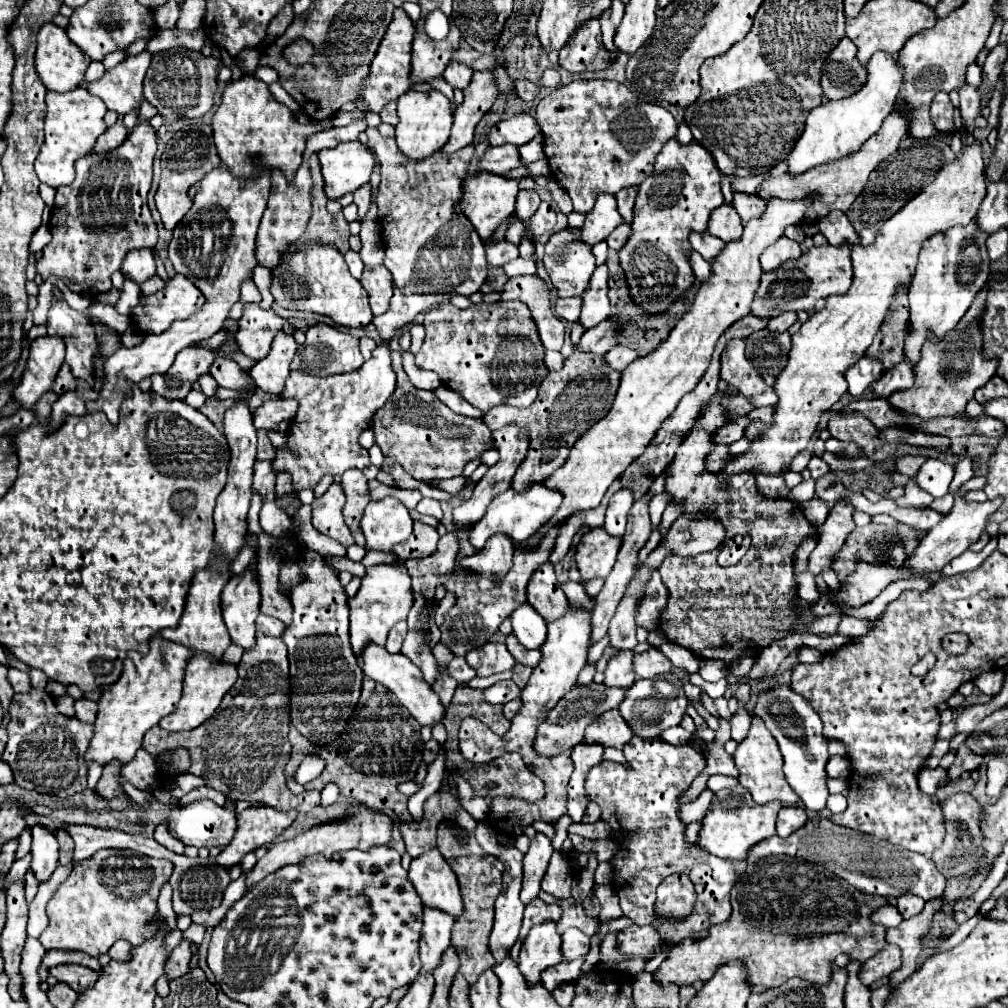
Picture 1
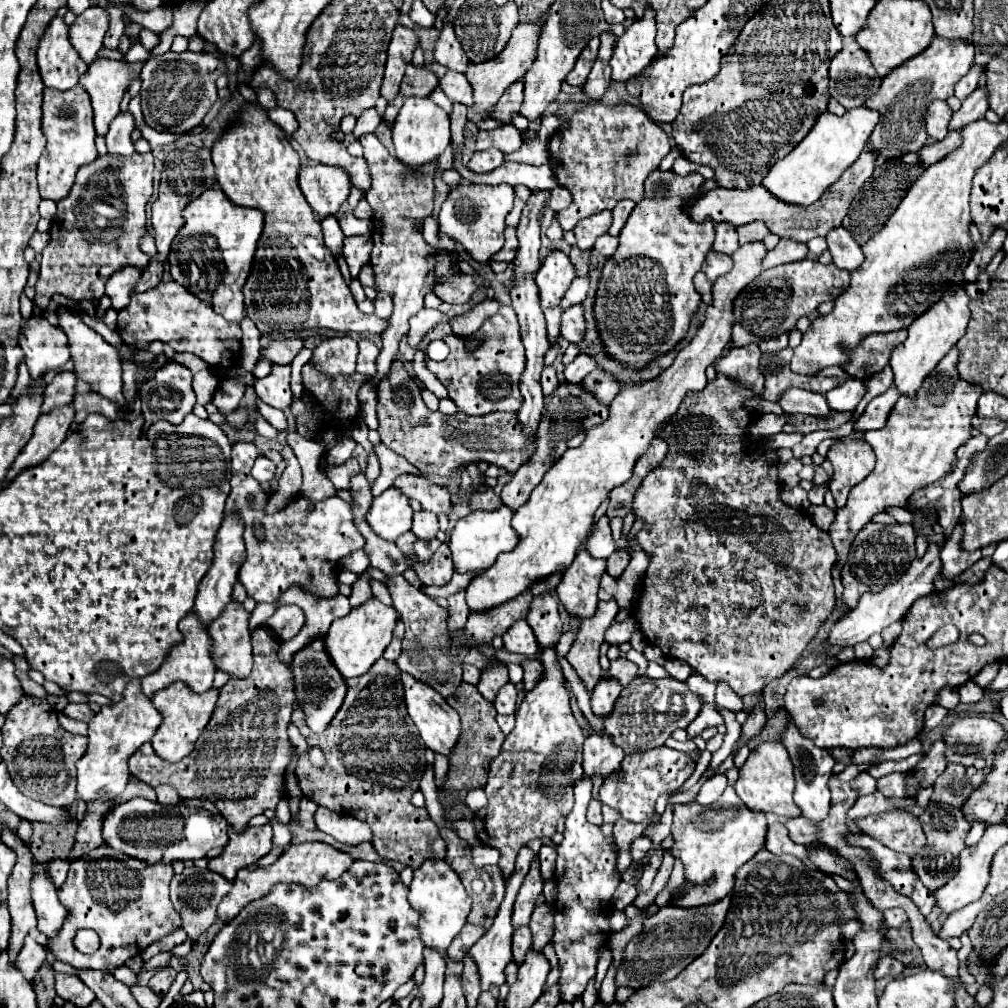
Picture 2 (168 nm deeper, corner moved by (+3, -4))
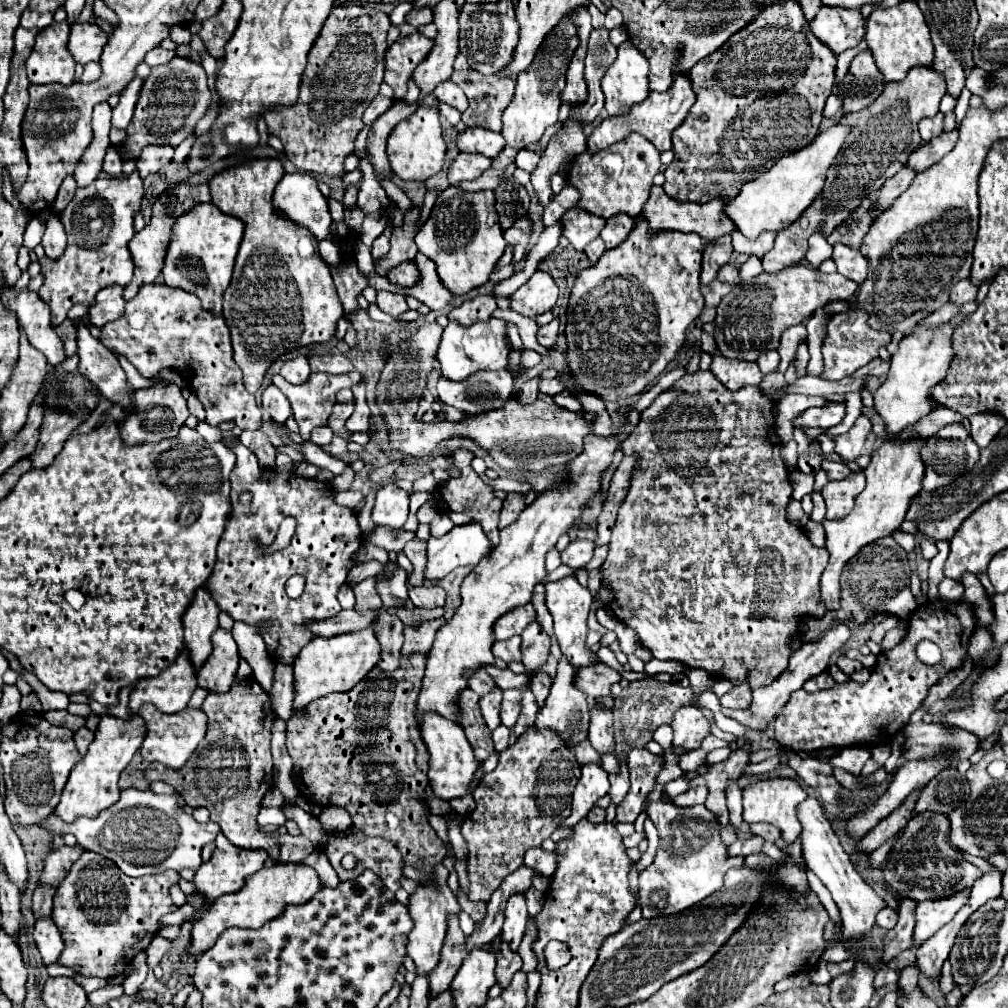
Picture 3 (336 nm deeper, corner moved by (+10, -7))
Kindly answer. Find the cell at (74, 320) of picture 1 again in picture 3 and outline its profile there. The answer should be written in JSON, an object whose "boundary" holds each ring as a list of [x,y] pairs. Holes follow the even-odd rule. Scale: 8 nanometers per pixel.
{"boundary":[[[80,323],[78,331],[78,373],[84,375],[102,397],[110,399],[124,409],[132,409],[132,387],[126,381],[126,375],[116,359],[116,355],[92,337],[88,327]]]}

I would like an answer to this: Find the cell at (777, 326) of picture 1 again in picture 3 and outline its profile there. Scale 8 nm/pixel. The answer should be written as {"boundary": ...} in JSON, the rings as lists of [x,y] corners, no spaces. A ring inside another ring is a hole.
{"boundary":[[[766,351],[766,353],[762,353],[762,355],[758,357],[758,363],[760,363],[762,373],[774,371],[774,369],[776,369],[776,365],[778,365],[778,361],[780,361],[780,357],[778,357],[778,353],[776,353],[776,351]]]}

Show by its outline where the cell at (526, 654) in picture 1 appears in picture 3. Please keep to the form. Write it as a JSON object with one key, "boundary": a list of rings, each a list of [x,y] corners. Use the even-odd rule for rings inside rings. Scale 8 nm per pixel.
{"boundary":[[[540,671],[540,673],[530,675],[530,689],[532,689],[532,693],[534,693],[534,697],[536,697],[536,701],[538,701],[540,707],[544,705],[546,697],[548,697],[550,685],[552,685],[552,679],[550,679],[548,673],[542,673]]]}

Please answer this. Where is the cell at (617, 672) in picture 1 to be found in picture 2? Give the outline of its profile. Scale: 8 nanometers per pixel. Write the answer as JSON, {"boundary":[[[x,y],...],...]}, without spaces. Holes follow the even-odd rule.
{"boundary":[[[603,678],[595,686],[595,690],[591,694],[591,708],[593,708],[593,712],[597,716],[603,716],[603,718],[605,718],[605,714],[611,714],[613,712],[613,704],[615,704],[619,692],[621,692],[621,686],[619,686],[617,680],[613,680],[613,678],[605,680]]]}

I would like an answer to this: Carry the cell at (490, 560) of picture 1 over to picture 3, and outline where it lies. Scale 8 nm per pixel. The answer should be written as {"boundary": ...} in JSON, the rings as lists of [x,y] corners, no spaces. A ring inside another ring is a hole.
{"boundary":[[[420,585],[420,587],[412,587],[410,589],[410,599],[416,607],[424,607],[424,609],[432,609],[432,607],[444,607],[444,599],[446,593],[440,585]]]}

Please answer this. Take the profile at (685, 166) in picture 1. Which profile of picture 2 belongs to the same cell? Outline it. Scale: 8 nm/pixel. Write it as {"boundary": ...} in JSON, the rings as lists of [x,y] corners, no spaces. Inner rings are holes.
{"boundary":[[[659,168],[645,180],[645,198],[633,208],[627,224],[619,234],[619,248],[613,256],[605,260],[599,288],[595,292],[595,324],[599,338],[605,346],[605,354],[621,362],[625,368],[641,372],[653,360],[673,350],[687,334],[691,318],[695,316],[701,296],[693,286],[693,276],[701,270],[707,252],[713,246],[715,230],[713,222],[697,224],[681,208],[685,202],[699,198],[699,188],[703,184],[701,174],[689,174],[685,178],[677,176],[673,170],[661,172]]]}

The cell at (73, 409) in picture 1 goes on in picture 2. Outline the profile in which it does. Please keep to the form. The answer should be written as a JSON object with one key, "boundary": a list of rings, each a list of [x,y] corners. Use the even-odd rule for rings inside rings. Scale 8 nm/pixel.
{"boundary":[[[73,404],[55,408],[49,414],[41,414],[35,424],[35,432],[31,440],[25,444],[17,462],[13,462],[13,470],[9,470],[9,478],[5,478],[3,486],[7,486],[21,470],[29,466],[39,466],[49,458],[49,454],[67,438],[75,411]]]}

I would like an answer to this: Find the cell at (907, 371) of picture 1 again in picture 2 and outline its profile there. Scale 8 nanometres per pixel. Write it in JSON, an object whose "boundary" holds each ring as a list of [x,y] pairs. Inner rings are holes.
{"boundary":[[[891,386],[885,394],[879,394],[875,400],[871,400],[867,404],[867,408],[863,410],[861,416],[857,416],[855,424],[853,424],[853,432],[869,432],[869,430],[879,430],[881,426],[885,426],[889,410],[895,406],[897,398],[901,394],[897,392],[895,386]]]}

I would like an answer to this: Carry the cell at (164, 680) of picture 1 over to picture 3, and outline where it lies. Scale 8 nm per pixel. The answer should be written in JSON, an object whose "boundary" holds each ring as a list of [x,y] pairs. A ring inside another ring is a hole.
{"boundary":[[[100,715],[100,723],[94,731],[94,741],[90,743],[86,755],[74,765],[70,779],[64,787],[58,807],[54,809],[64,821],[74,821],[76,817],[96,817],[102,809],[114,805],[120,797],[118,779],[124,767],[130,763],[134,753],[146,739],[146,723],[140,715],[130,715],[130,719],[120,719],[114,715]]]}

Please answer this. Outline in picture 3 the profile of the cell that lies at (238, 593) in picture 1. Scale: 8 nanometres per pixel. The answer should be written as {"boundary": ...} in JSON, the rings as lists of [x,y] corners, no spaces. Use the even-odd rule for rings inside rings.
{"boundary":[[[218,627],[212,633],[212,653],[198,669],[198,685],[208,691],[228,691],[236,679],[238,661],[238,645],[232,633]]]}

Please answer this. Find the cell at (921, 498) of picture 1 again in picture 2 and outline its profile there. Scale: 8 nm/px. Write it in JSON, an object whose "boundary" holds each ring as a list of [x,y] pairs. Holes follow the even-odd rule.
{"boundary":[[[875,522],[867,524],[853,540],[847,564],[841,570],[841,578],[845,586],[843,602],[849,608],[853,608],[857,606],[857,598],[861,598],[861,594],[877,592],[889,586],[889,582],[897,582],[899,574],[907,570],[913,558],[915,558],[915,530],[911,524],[895,524],[895,526],[885,526]]]}

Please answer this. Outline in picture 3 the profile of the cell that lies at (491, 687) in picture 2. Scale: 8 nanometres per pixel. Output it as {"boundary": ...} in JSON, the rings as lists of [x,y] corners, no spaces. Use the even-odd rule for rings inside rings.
{"boundary":[[[494,687],[490,693],[480,697],[480,711],[490,729],[496,729],[500,725],[500,701],[502,701],[500,687]]]}

